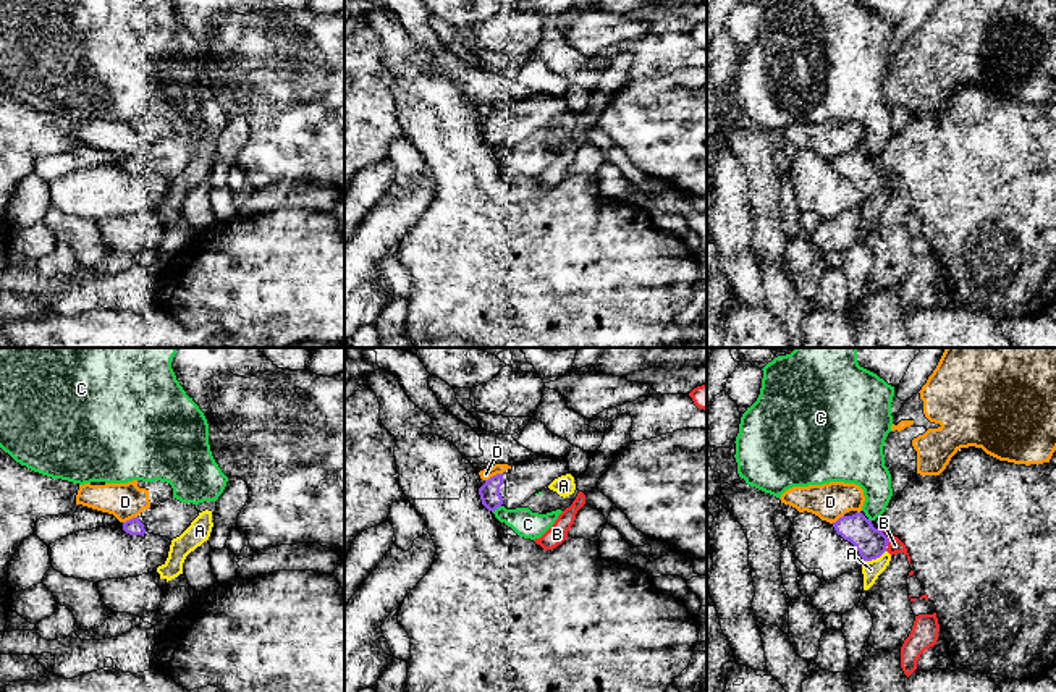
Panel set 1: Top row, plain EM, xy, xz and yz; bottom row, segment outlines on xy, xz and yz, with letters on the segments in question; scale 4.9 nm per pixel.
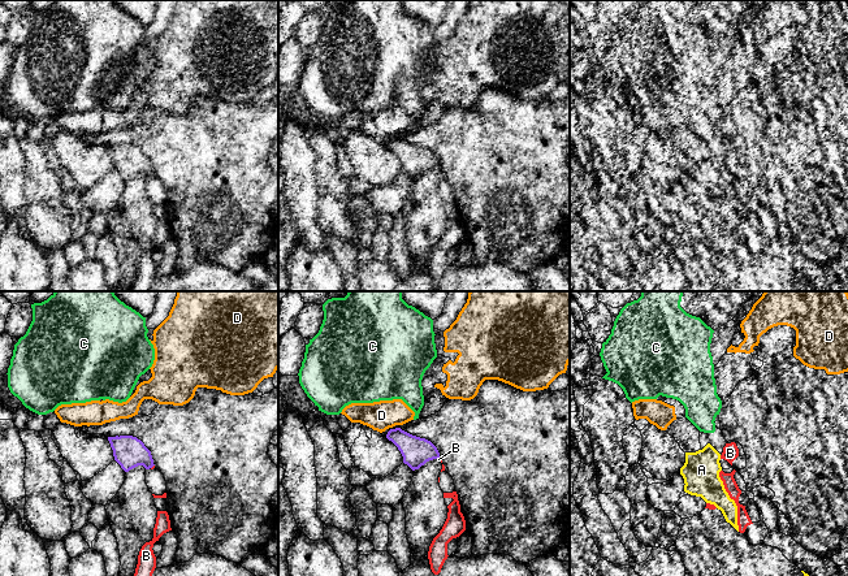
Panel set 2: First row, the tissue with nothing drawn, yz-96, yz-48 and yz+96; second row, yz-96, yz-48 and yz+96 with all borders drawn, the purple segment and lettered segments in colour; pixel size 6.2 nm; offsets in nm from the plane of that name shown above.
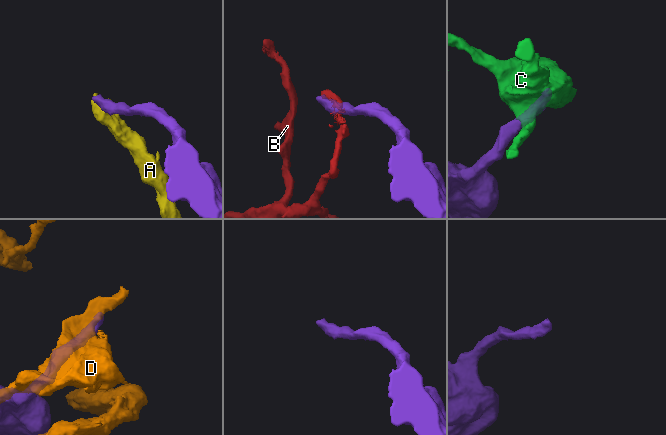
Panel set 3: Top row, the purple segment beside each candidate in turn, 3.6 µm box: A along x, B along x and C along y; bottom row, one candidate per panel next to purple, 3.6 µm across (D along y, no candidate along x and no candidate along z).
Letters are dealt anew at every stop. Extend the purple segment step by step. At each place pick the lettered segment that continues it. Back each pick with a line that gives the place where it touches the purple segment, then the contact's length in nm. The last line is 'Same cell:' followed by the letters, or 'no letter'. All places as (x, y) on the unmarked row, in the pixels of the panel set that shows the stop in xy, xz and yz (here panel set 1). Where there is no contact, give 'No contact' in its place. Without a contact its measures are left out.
Same cell: no letter

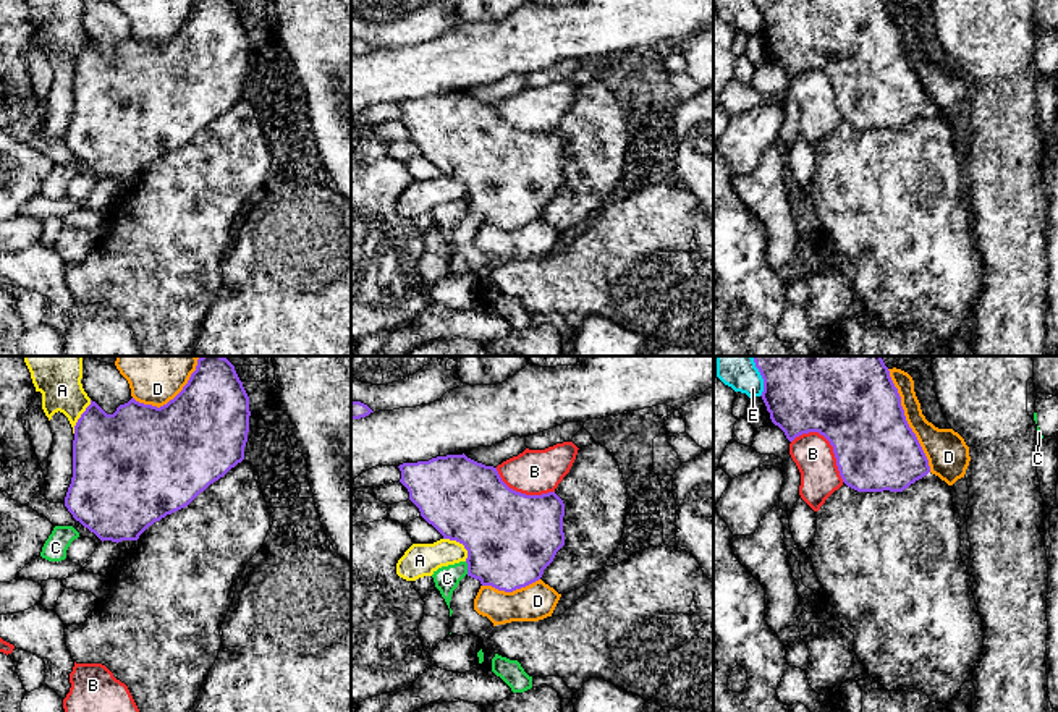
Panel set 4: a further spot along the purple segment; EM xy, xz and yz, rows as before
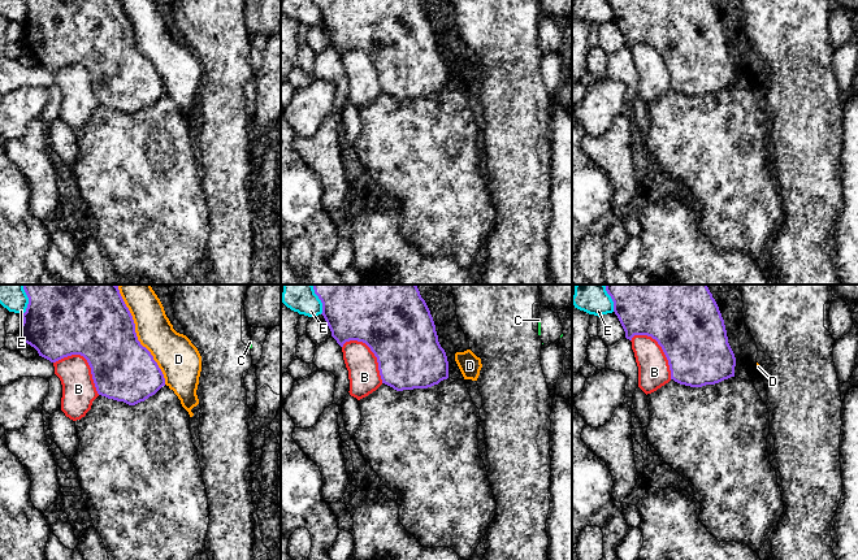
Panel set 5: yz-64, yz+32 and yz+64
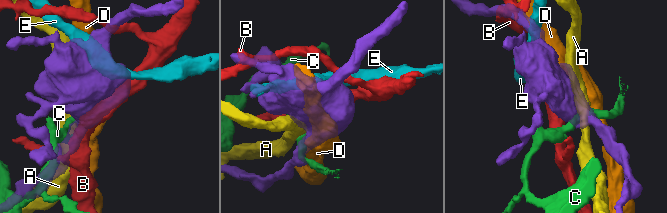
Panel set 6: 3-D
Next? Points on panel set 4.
B: Touches purple at yz (830, 81). Shared border 340 nm
Same cell: B

